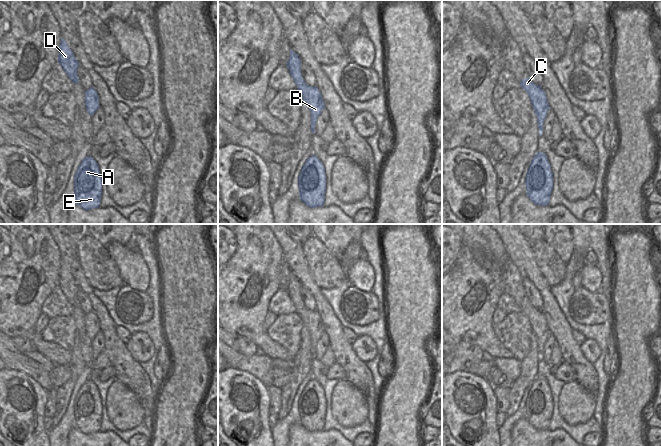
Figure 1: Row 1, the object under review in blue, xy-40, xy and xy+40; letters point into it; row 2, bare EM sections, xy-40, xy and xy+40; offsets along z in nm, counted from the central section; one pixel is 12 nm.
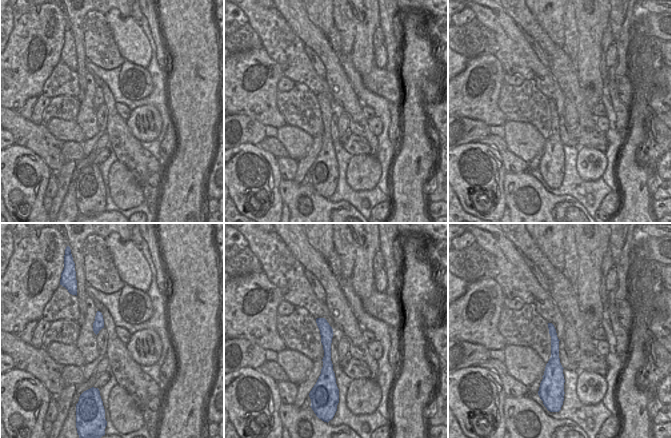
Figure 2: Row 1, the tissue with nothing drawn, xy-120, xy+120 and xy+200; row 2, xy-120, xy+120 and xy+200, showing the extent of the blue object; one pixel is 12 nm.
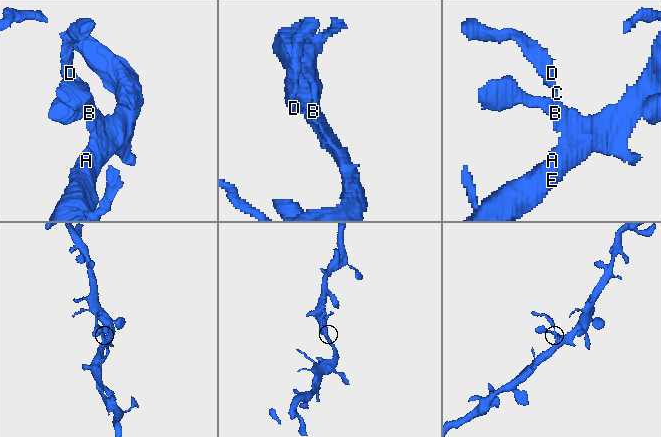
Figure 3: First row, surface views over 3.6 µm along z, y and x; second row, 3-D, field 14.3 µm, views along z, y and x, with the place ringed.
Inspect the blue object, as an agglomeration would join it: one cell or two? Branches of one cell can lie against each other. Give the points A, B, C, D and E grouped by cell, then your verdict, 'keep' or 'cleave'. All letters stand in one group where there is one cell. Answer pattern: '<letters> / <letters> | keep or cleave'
A B C E / D | cleave

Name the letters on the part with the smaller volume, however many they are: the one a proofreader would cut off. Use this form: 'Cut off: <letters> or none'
Cut off: D

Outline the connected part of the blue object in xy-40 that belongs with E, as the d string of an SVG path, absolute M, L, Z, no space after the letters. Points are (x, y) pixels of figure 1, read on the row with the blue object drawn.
M86 156L74 176L75 204L88 211L99 208L102 196L102 176L98 163Z

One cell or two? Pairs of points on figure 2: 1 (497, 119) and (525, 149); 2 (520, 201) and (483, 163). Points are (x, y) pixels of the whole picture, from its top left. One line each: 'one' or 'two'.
1: two
2: two

